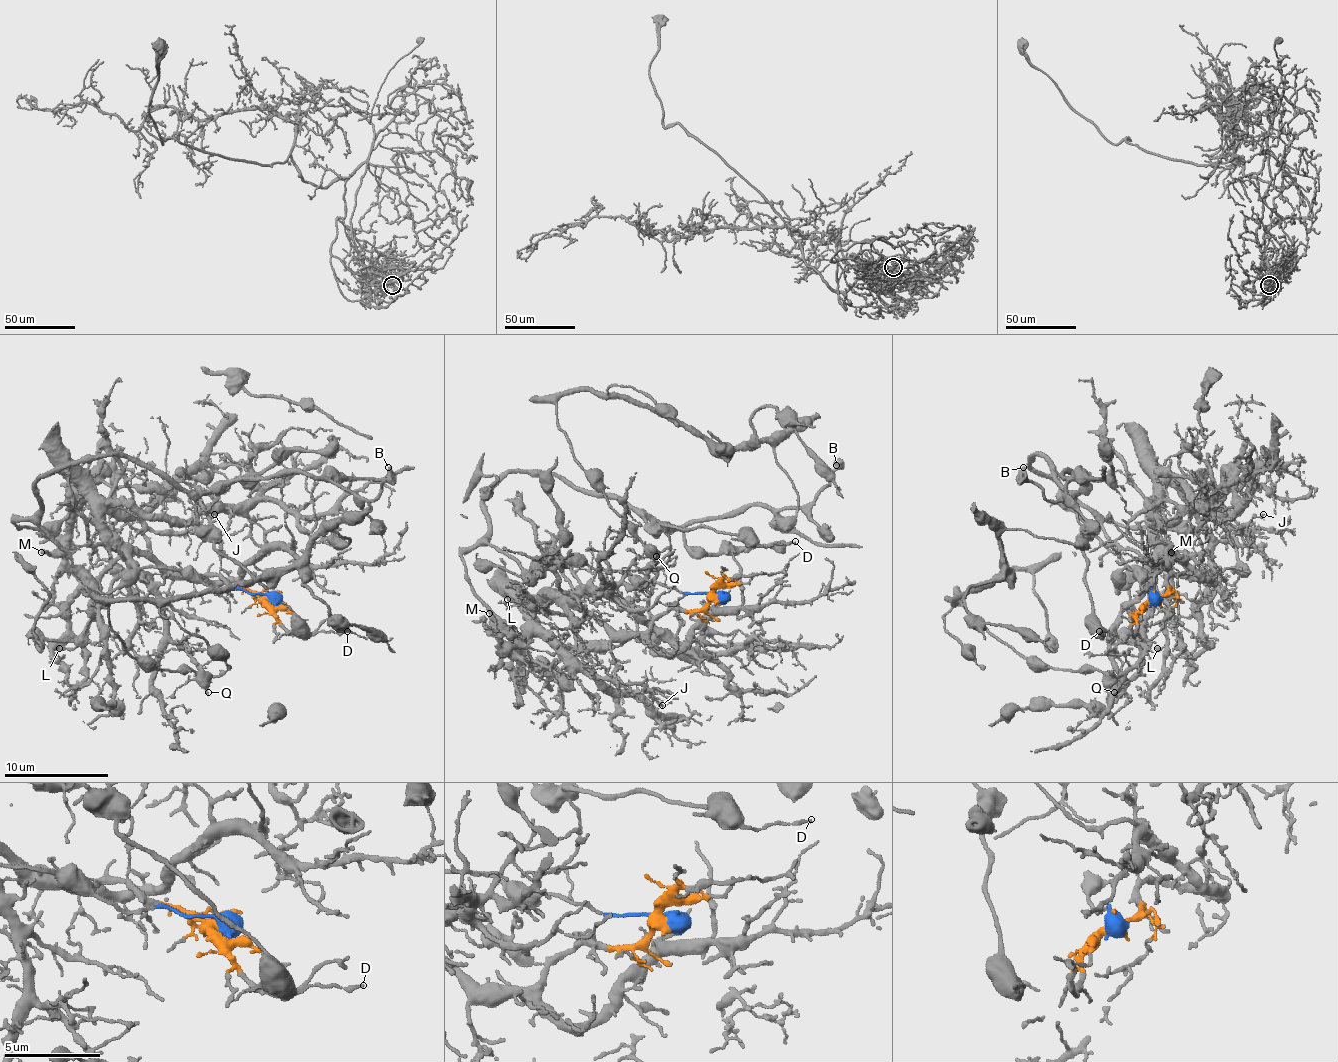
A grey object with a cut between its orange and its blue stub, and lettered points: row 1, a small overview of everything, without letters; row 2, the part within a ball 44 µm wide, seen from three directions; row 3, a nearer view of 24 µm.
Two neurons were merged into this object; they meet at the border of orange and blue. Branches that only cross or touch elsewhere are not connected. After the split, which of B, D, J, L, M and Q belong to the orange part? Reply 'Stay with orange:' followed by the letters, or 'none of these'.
Stay with orange: J, L, M, Q

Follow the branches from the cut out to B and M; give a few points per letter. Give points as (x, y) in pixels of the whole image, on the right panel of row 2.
B: (1155, 597), (1129, 568), (1116, 591), (1100, 521), (1032, 456), (1084, 482), (1056, 500), (1022, 467)
M: (1155, 597), (1170, 576), (1191, 576), (1157, 529), (1168, 487), (1209, 545), (1170, 552)

